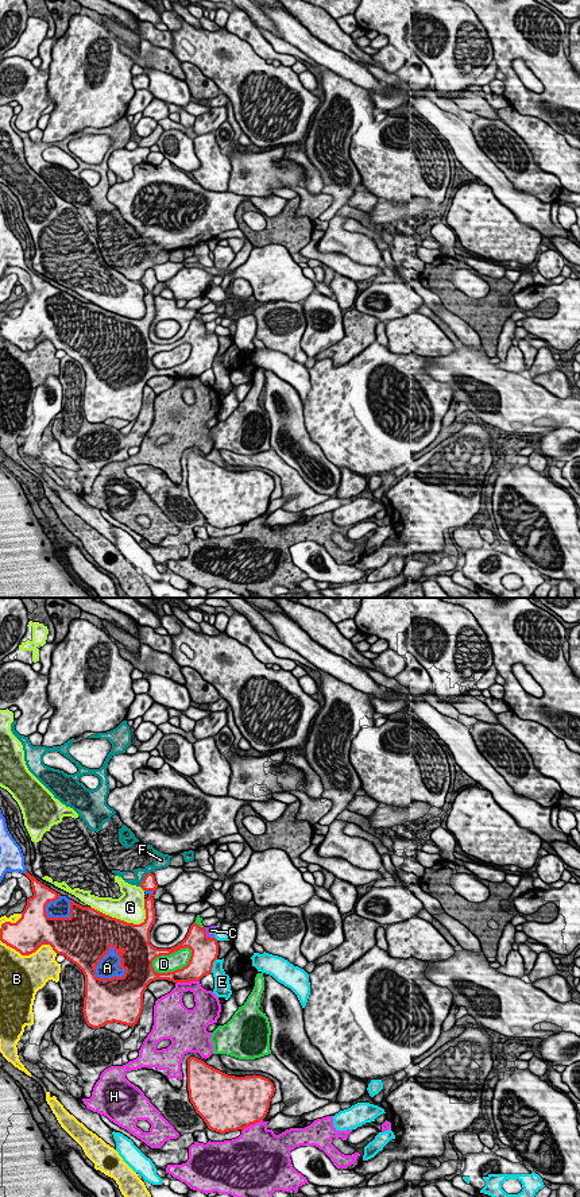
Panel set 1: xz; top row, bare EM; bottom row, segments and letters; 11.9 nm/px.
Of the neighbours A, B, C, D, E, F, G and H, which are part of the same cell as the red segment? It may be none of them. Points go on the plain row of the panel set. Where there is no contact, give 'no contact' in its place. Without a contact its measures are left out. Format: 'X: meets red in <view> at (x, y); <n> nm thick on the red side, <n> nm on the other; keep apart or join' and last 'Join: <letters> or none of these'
A: meets red in xz at (100, 355); 500 nm thick on the red side, 240 nm on the other; join
B: meets red in xz at (28, 350); 400 nm thick on the red side, 480 nm on the other; keep apart
C: meets red in xz at (205, 331); 320 nm thick on the red side, 100 nm on the other; keep apart
D: meets red in xz at (169, 350); 200 nm thick on the red side, 220 nm on the other; keep apart
E: meets red in xz at (212, 360); 320 nm thick on the red side, 190 nm on the other; keep apart
F: meets red in xz at (144, 273); 170 nm thick on the red side, 140 nm on the other; keep apart
G: meets red in xz at (119, 315); 400 nm thick on the red side, 360 nm on the other; keep apart
H: meets red in xz at (186, 377); 280 nm thick on the red side, 190 nm on the other; keep apart
Join: A

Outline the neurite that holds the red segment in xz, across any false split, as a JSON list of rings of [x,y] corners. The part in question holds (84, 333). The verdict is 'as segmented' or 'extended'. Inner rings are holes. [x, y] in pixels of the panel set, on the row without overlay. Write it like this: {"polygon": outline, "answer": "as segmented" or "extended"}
{"polygon": [[[0,205],[0,278],[7,267],[24,269],[31,275],[34,291],[27,294],[27,301],[16,318],[1,320],[0,336],[22,351],[30,351],[42,340],[50,340],[57,350],[62,350],[76,359],[85,371],[82,408],[86,420],[92,424],[100,424],[113,417],[135,421],[142,410],[143,389],[151,377],[190,378],[200,377],[212,368],[213,358],[219,351],[219,339],[216,333],[208,333],[205,323],[200,323],[197,318],[193,318],[186,333],[171,344],[156,344],[150,339],[150,325],[156,313],[152,291],[158,283],[152,269],[147,269],[139,281],[148,290],[144,294],[146,314],[140,320],[127,318],[92,302],[82,302],[50,285],[26,266],[22,244],[9,229]],[[185,343],[192,345],[186,362],[169,368],[154,366],[152,356],[156,352],[170,351]]], "answer": "extended"}

